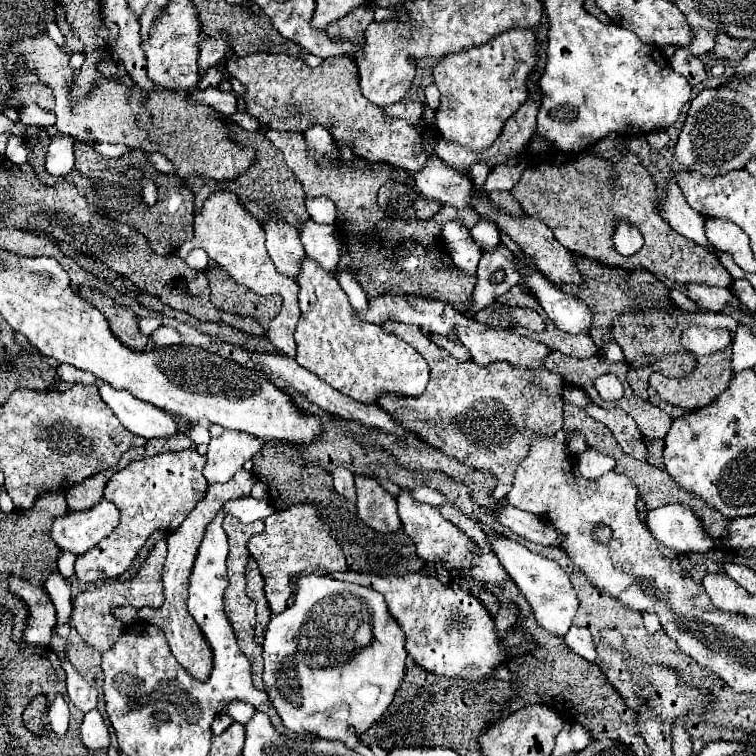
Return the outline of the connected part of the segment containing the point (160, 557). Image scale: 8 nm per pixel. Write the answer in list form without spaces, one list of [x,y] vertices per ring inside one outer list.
[[[166,540],[158,542],[148,558],[146,564],[138,570],[138,574],[128,580],[128,582],[104,582],[94,590],[88,592],[80,592],[78,596],[74,596],[74,626],[80,634],[80,638],[94,648],[96,652],[104,654],[116,640],[118,636],[126,630],[126,626],[118,620],[112,618],[110,610],[114,606],[134,606],[134,608],[142,608],[142,606],[150,606],[150,608],[158,608],[164,602],[164,586],[162,586],[162,570],[164,570],[164,560],[166,560]]]

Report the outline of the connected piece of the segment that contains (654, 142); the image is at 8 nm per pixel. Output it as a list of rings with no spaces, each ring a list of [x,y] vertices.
[[[664,130],[650,132],[650,134],[646,136],[646,140],[648,140],[650,148],[664,148],[664,146],[666,146],[666,142],[668,142],[668,134],[666,134]]]

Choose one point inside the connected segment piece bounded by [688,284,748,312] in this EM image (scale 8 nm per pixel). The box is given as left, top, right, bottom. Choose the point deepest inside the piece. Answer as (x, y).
(706, 297)

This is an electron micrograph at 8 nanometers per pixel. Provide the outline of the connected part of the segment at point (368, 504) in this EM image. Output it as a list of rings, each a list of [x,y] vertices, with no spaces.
[[[356,476],[356,492],[358,516],[368,528],[380,534],[398,532],[398,528],[402,528],[396,500],[376,480]]]

